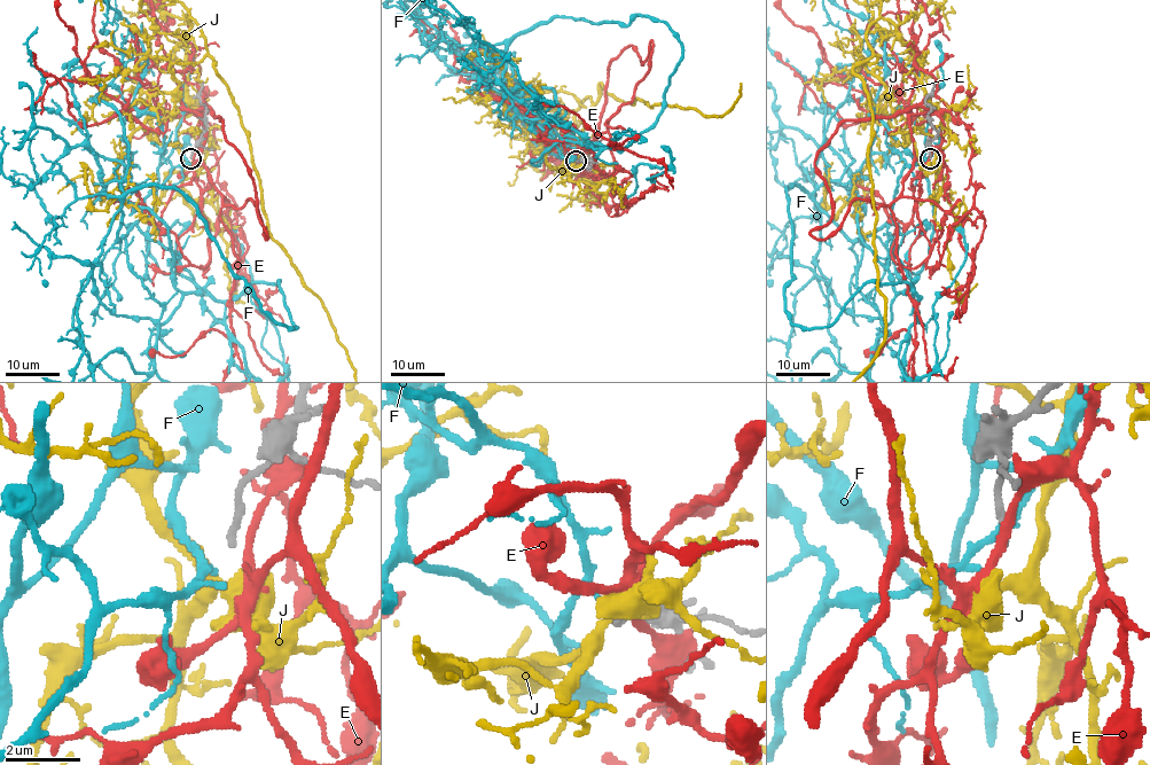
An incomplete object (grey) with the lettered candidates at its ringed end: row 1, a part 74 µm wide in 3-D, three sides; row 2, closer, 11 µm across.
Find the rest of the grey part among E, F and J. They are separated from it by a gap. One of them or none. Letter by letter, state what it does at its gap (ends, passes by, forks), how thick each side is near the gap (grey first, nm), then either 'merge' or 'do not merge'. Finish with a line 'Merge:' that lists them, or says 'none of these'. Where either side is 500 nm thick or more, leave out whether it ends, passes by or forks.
E: it passes by; calibres 170 and 240 nm; do not merge
F: it passes by; calibres 170 and 140 nm; do not merge
J: it passes by; calibres 170 and 440 nm; do not merge
Merge: none of these

